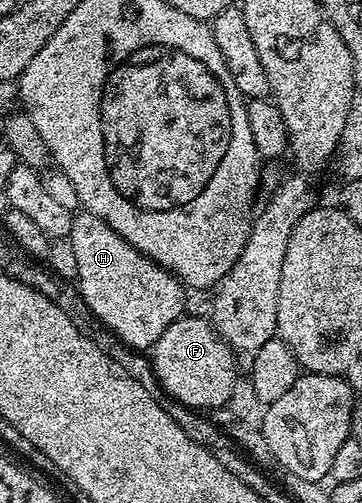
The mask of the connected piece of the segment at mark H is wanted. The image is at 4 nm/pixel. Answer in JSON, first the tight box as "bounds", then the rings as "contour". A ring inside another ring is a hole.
{"bounds":[67,214,186,349],"contour":[[[74,214],[67,236],[79,264],[75,283],[94,317],[121,342],[134,349],[149,349],[175,320],[185,315],[186,288],[176,275],[132,247],[99,217]]]}

